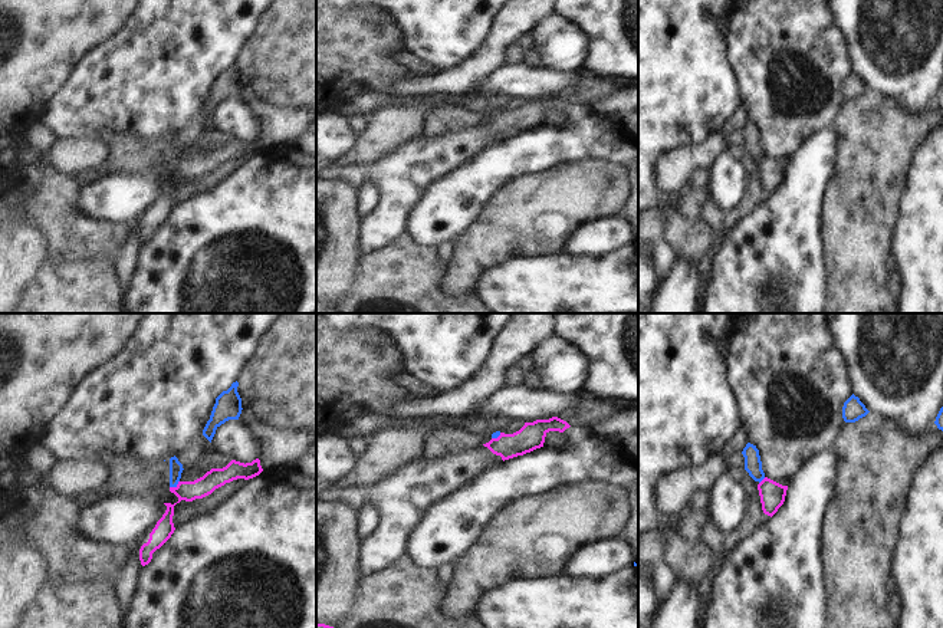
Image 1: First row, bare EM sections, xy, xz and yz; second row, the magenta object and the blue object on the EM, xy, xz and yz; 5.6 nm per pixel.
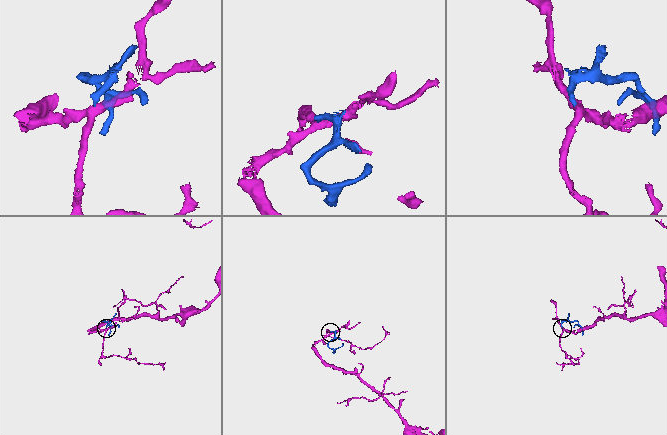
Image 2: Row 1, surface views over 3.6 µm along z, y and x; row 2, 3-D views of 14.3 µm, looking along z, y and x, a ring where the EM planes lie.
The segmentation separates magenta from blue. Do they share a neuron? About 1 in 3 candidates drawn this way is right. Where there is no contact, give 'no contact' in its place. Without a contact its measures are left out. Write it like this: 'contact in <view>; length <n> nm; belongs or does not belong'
contact in xy; length 70 nm; does not belong

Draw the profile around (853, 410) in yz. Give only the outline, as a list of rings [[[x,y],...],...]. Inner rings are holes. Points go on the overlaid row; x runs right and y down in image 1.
[[[854,394],[844,402],[842,418],[845,422],[855,422],[865,417],[870,411]]]

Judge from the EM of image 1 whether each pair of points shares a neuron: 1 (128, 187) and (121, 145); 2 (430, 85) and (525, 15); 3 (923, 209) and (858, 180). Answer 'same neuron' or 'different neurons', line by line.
1: different neurons
2: same neuron
3: different neurons

